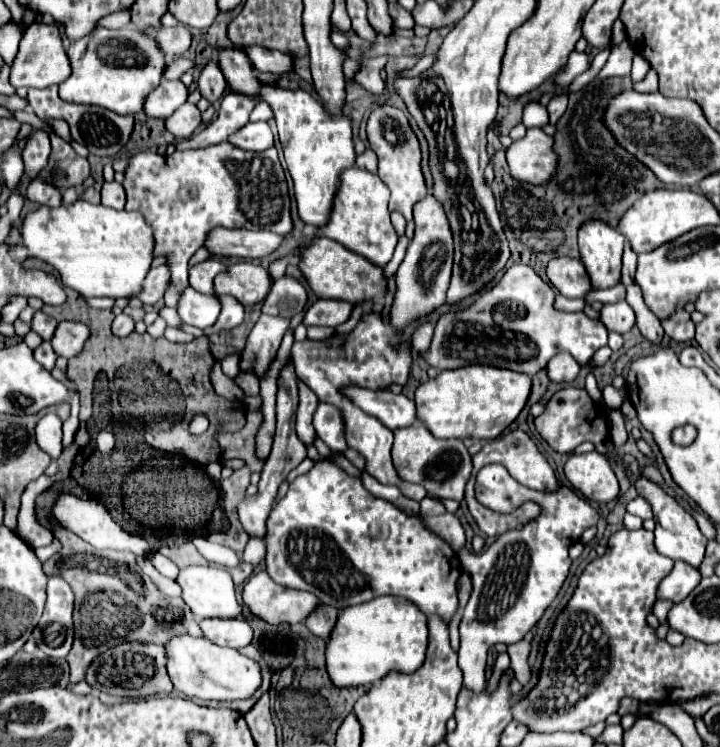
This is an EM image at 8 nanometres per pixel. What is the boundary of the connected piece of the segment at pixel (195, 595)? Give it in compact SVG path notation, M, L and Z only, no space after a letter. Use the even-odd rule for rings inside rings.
M218 567L180 569L176 583L182 587L182 601L198 619L238 617L242 607L236 601L236 589L228 571Z

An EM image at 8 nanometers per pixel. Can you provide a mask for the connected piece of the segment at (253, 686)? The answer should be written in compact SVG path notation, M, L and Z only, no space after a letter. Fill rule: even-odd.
M174 635L166 643L166 657L168 677L174 689L184 697L234 701L250 697L260 685L260 667L252 659L240 655L236 649L214 645L206 637Z

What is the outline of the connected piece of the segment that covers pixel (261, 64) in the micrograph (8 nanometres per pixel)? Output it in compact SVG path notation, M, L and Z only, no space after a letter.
M258 45L244 47L244 53L248 53L248 59L252 61L252 67L256 71L268 71L268 73L286 73L292 69L292 59L280 51L264 49Z

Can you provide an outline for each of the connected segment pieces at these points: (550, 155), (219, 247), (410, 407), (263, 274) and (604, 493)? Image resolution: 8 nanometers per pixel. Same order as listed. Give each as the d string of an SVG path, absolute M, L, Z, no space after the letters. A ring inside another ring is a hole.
M528 129L526 137L514 141L506 149L506 159L512 177L540 185L556 171L556 153L552 151L552 137L542 129Z
M216 227L212 233L208 233L204 241L204 249L212 257L246 257L256 259L270 255L278 245L282 237L268 231L248 231L248 229L224 229Z
M348 385L340 389L340 393L344 393L356 407L376 417L392 431L416 423L414 401L406 399L404 395L394 395L390 391L372 391L360 385Z
M238 263L230 265L226 273L220 273L216 277L214 289L218 295L232 295L244 307L248 307L264 301L270 291L270 285L270 273L262 265Z
M596 451L572 455L564 465L564 475L590 501L610 503L618 495L618 479L608 459Z

